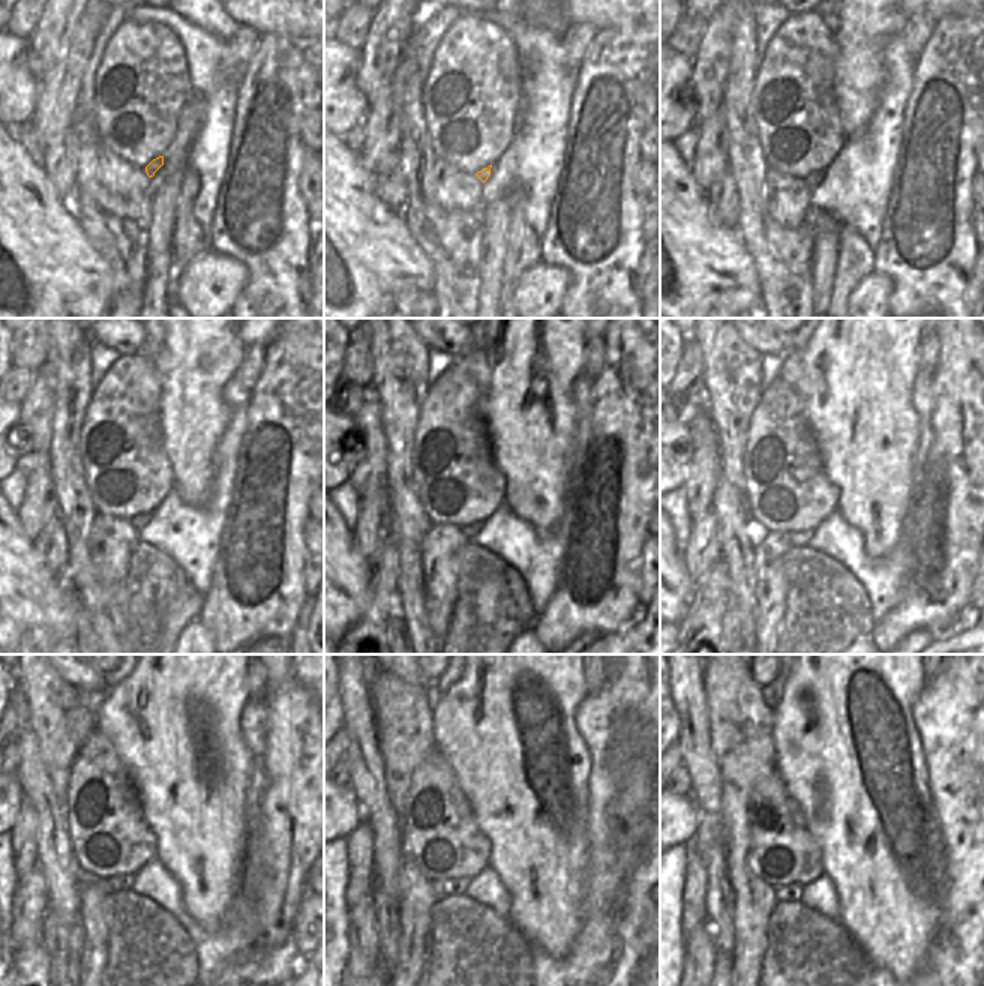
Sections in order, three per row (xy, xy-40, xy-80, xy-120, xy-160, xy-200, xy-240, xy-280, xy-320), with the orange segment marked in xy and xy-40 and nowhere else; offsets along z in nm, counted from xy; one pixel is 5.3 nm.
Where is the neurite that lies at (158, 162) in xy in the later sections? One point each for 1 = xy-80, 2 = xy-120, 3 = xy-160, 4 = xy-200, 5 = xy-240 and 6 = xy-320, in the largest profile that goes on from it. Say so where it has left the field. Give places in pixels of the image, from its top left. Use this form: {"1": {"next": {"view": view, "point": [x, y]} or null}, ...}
{"1": {"next": {"view": "xy-80", "point": [813, 180]}}, "2": {"next": {"view": "xy-120", "point": [138, 521]}}, "3": {"next": {"view": "xy-160", "point": [476, 527]}}, "4": {"next": {"view": "xy-200", "point": [795, 539]}}, "5": {"next": {"view": "xy-240", "point": [117, 883]}}, "6": {"next": {"view": "xy-320", "point": [792, 892]}}}

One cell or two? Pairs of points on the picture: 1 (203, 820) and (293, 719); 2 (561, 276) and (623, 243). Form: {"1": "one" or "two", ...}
{"1": "two", "2": "two"}

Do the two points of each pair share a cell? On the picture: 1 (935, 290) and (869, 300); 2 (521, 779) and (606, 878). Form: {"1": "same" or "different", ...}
{"1": "different", "2": "different"}

